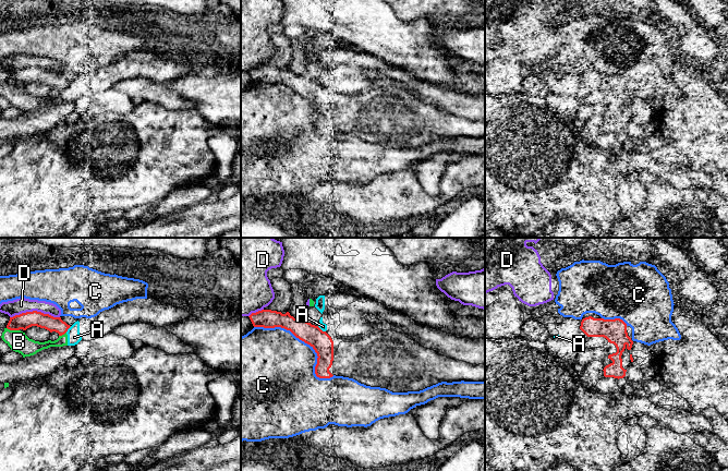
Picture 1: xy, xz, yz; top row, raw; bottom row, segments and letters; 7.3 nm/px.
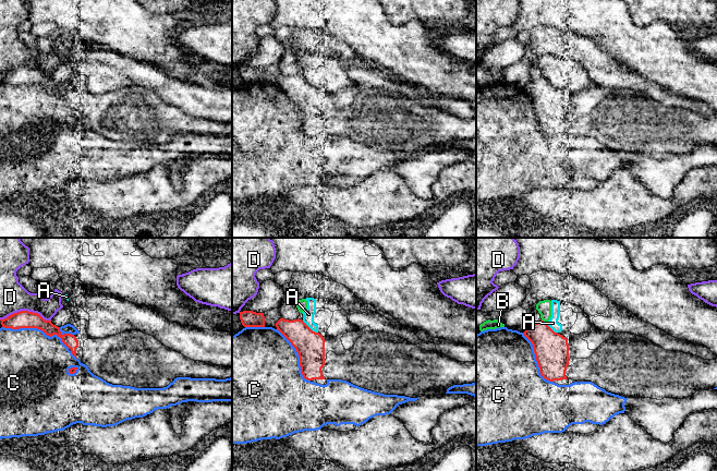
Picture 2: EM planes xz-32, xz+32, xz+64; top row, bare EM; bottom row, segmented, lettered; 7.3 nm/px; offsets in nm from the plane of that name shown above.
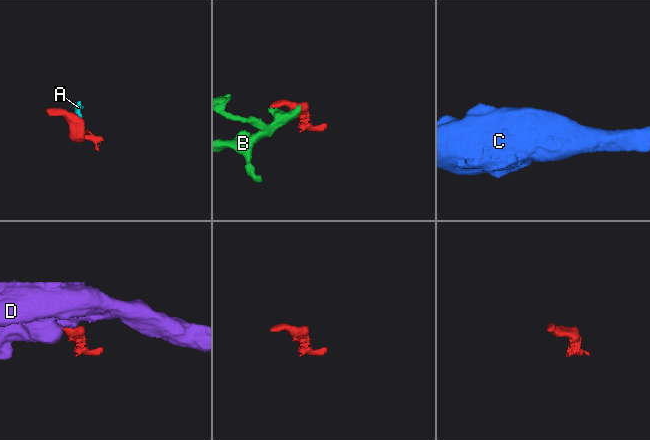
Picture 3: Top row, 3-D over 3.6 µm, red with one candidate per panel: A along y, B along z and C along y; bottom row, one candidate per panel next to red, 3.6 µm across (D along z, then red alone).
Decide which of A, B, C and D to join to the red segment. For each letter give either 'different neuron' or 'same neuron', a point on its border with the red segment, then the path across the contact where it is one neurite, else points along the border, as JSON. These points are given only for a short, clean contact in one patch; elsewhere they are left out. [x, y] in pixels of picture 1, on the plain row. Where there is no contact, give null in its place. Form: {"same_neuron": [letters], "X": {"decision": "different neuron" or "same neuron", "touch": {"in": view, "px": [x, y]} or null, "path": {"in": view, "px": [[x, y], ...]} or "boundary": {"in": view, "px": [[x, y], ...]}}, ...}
{"same_neuron": [], "A": {"decision": "different neuron", "touch": {"in": "xz", "px": [320, 85]}}, "B": {"decision": "different neuron", "touch": {"in": "xy", "px": [62, 89]}}, "C": {"decision": "different neuron", "touch": {"in": "xz", "px": [305, 98]}}, "D": {"decision": "different neuron", "touch": {"in": "xy", "px": [34, 67]}, "boundary": {"in": "xy", "px": [[59, 72], [26, 67], [10, 73]]}}}

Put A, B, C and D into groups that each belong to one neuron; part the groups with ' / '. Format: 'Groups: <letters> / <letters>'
Groups: A B / C / D

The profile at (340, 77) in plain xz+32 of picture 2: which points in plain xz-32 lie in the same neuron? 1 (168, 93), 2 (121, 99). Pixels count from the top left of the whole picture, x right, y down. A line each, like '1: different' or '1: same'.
1: same
2: different

